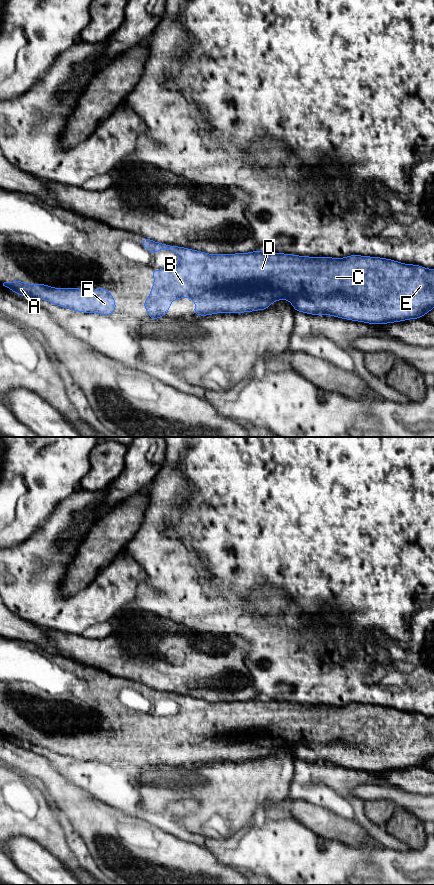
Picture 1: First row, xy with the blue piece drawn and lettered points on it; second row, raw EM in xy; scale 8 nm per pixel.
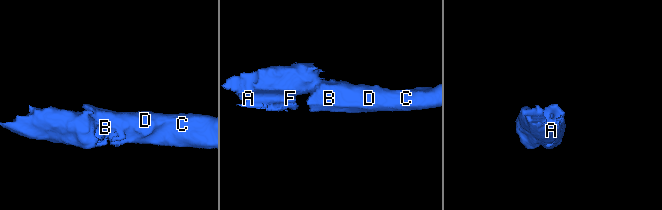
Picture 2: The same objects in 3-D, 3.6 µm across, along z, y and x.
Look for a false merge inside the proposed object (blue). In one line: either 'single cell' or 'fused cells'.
single cell

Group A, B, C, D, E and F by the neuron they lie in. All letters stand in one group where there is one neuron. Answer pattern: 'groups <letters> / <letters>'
groups A B C D E F

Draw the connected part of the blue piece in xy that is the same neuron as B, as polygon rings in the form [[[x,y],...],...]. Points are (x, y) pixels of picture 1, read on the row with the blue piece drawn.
[[[142,237],[141,244],[153,255],[160,250],[169,250],[180,258],[176,268],[163,270],[152,268],[154,284],[150,295],[143,303],[143,308],[148,311],[148,319],[161,319],[165,313],[170,312],[170,303],[183,297],[193,300],[197,306],[192,313],[199,316],[266,310],[274,301],[288,300],[296,312],[330,315],[374,325],[420,319],[434,308],[434,269],[427,269],[421,265],[362,255],[349,255],[344,258],[310,257],[262,250],[249,253],[208,254],[158,243],[146,237]]]

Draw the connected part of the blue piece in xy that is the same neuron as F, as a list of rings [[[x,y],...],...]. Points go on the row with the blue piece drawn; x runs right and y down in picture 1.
[[[23,280],[4,282],[3,286],[31,300],[40,298],[75,312],[105,316],[116,312],[116,301],[108,288],[94,288],[89,296],[83,288],[53,288],[47,284],[25,284]]]

